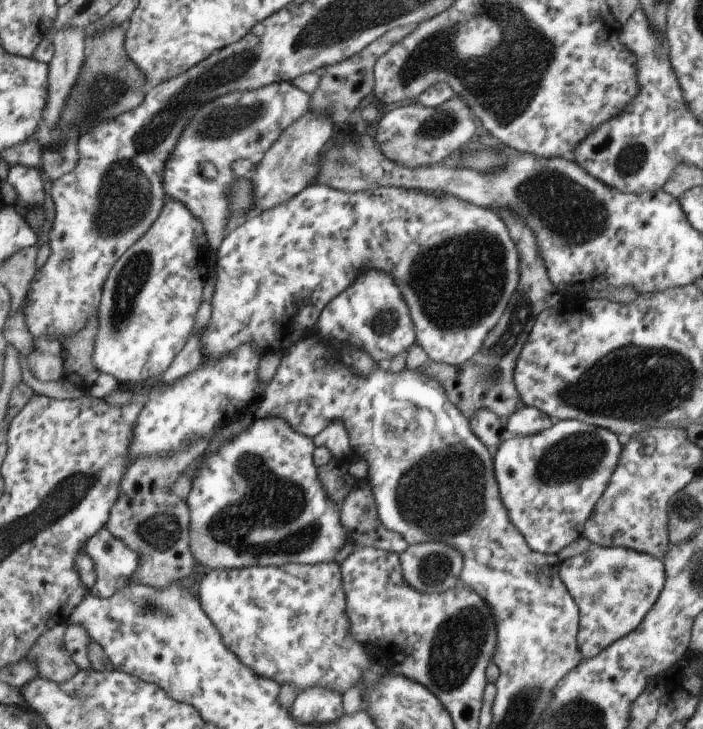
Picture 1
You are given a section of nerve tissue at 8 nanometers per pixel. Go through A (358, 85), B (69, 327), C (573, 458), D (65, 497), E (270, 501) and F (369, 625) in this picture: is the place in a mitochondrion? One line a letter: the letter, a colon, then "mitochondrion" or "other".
A: other
B: other
C: mitochondrion
D: mitochondrion
E: mitochondrion
F: other

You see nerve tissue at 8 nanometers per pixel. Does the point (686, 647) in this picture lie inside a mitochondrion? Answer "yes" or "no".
no

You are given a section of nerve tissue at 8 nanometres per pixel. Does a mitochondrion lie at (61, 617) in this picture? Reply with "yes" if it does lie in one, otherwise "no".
no

